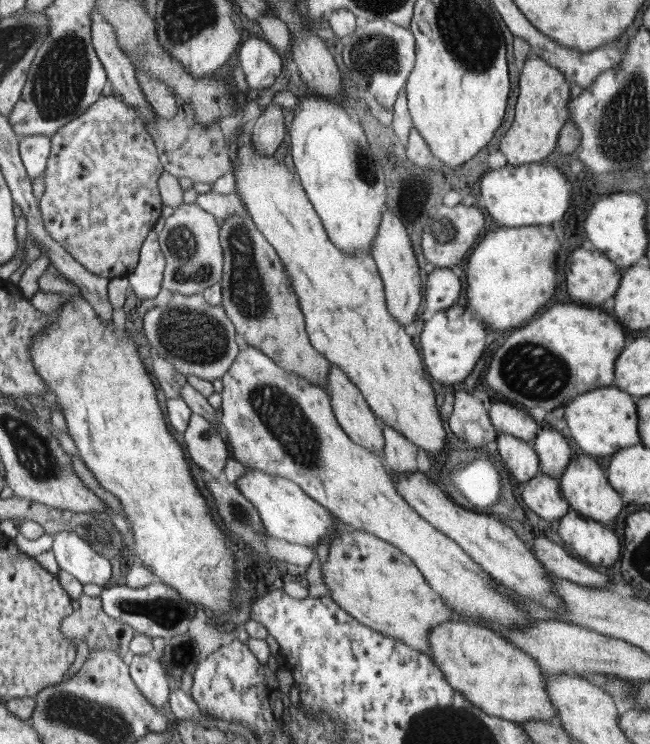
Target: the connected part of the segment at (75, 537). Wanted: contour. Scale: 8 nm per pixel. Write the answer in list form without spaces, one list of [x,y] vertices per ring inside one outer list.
[[[76,532],[54,534],[53,548],[59,568],[75,576],[83,585],[98,584],[100,587],[112,578],[110,559],[90,548]]]

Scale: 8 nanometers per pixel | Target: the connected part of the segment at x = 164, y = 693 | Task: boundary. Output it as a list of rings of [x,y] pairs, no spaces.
[[[147,654],[134,655],[129,666],[135,685],[156,707],[162,709],[164,704],[168,704],[168,698],[171,698],[169,680],[166,680],[160,661]]]

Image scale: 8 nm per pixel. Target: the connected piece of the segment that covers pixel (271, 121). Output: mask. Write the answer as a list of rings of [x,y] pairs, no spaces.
[[[271,102],[258,118],[250,138],[253,147],[264,156],[273,155],[283,143],[285,112],[280,105]]]

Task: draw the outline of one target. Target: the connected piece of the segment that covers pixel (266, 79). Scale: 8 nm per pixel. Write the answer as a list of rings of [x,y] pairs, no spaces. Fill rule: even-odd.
[[[256,38],[241,43],[235,62],[244,70],[253,93],[272,86],[282,73],[282,57],[268,41]]]

